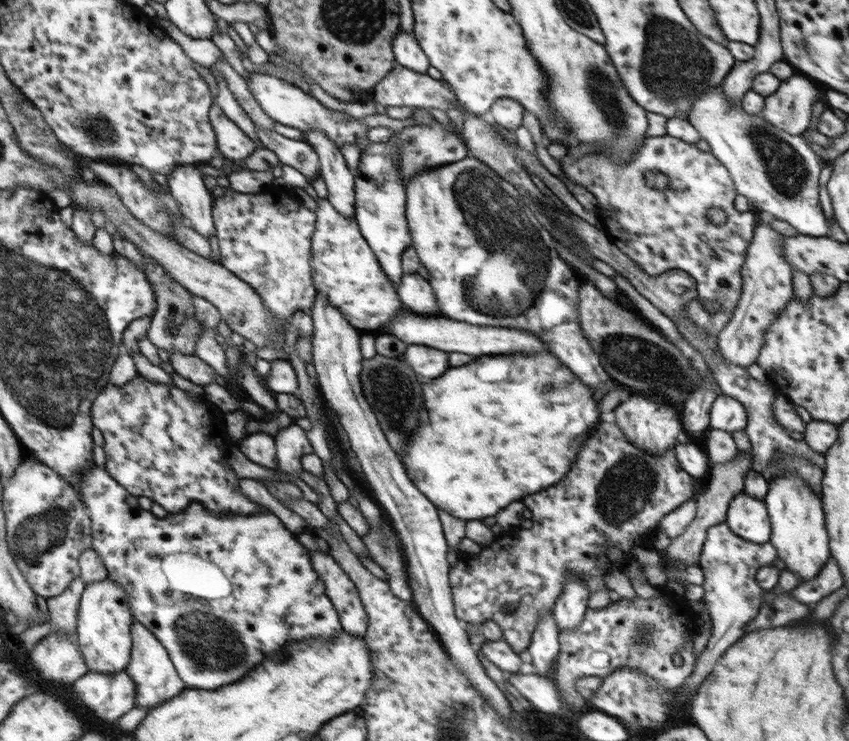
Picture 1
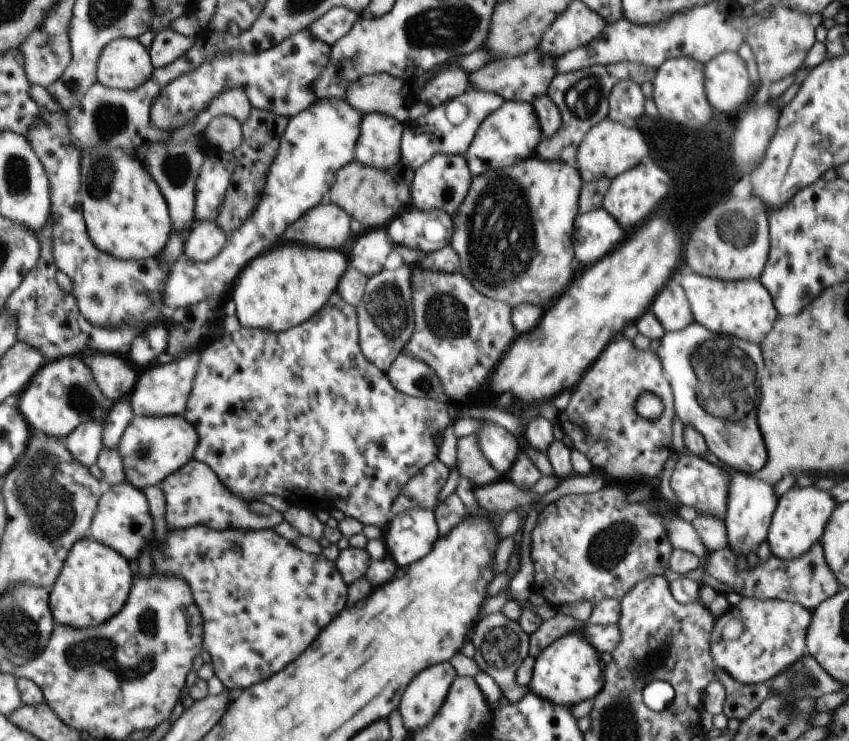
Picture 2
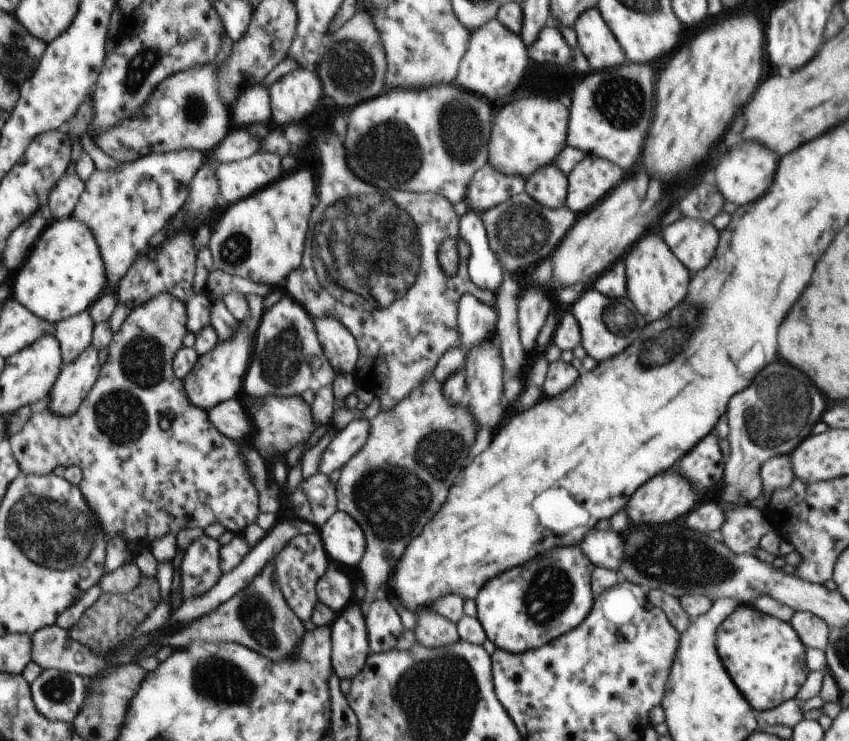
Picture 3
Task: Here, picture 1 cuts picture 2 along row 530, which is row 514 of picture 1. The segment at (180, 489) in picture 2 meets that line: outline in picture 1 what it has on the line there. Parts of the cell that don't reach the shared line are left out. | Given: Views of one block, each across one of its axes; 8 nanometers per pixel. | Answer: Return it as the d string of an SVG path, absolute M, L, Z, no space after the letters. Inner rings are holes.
M141 375L130 382L116 386L111 382L100 392L93 403L93 418L96 428L104 436L104 452L106 454L106 469L130 495L137 498L148 498L160 504L168 514L186 511L190 504L200 503L213 513L223 515L228 511L236 514L256 514L260 511L270 511L258 503L250 502L238 488L236 473L228 467L226 458L220 448L214 446L214 438L218 436L218 417L212 416L206 406L206 396L200 395L194 401L185 391L160 383L152 383Z

